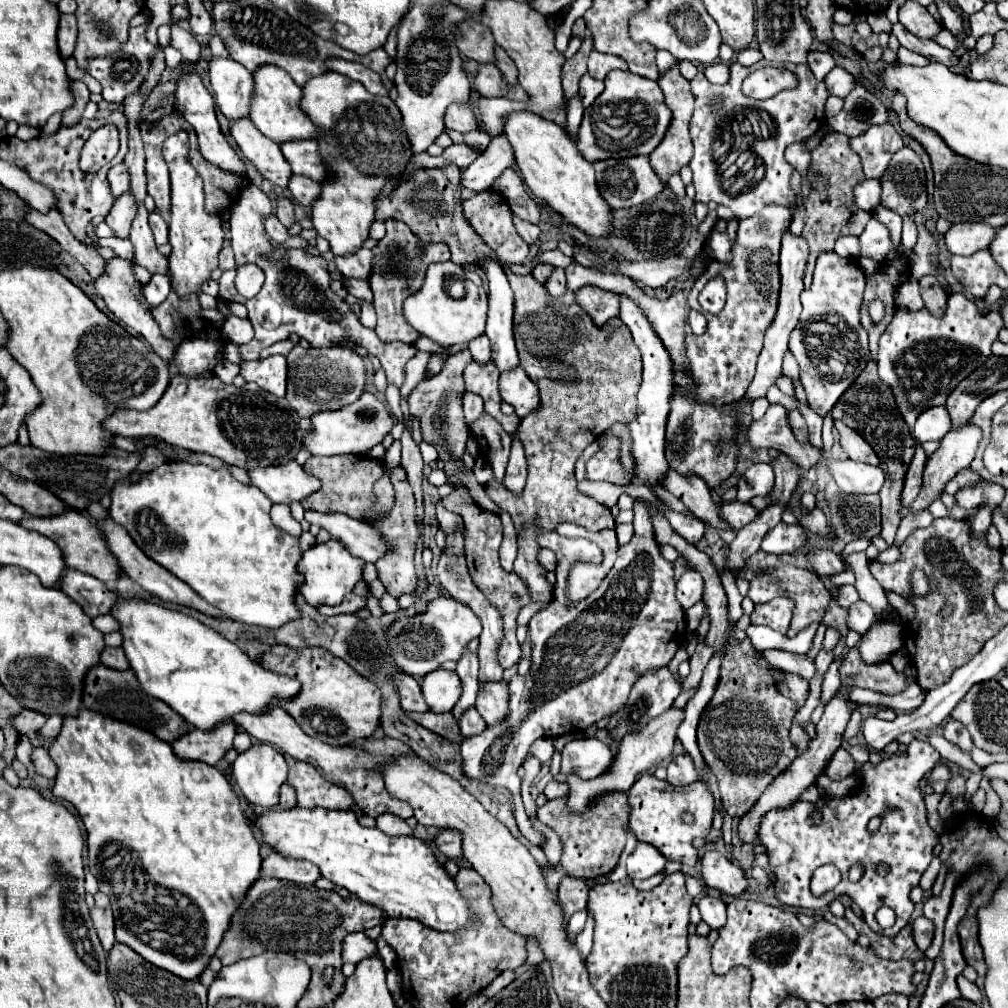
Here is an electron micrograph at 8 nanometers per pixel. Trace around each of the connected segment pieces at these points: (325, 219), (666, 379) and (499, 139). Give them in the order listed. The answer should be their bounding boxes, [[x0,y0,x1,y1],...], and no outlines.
[[299,72,413,254],[619,294,675,484],[461,134,513,192]]

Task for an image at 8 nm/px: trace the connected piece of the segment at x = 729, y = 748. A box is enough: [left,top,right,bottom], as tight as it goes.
[649,506,797,816]

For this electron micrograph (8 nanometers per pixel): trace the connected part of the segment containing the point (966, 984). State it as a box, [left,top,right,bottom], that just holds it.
[957,976,981,1002]

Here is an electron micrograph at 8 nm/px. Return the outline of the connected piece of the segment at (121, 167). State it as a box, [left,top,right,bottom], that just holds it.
[109,164,129,196]

